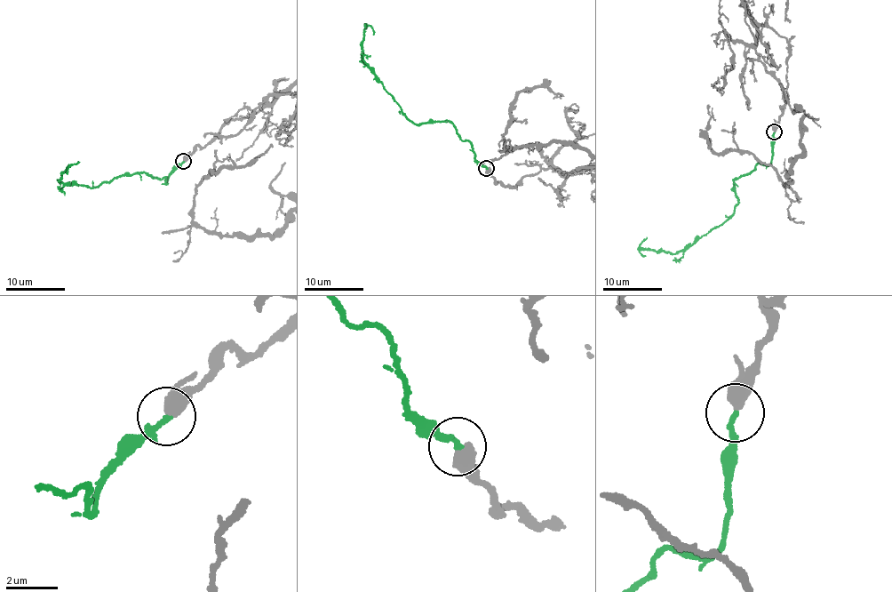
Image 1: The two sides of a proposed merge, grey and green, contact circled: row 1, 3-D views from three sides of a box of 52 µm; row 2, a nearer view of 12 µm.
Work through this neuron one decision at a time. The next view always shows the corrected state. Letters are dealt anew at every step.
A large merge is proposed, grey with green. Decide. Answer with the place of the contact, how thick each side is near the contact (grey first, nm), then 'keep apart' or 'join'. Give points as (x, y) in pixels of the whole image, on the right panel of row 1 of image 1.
(774, 132) | 550/200 nm | join

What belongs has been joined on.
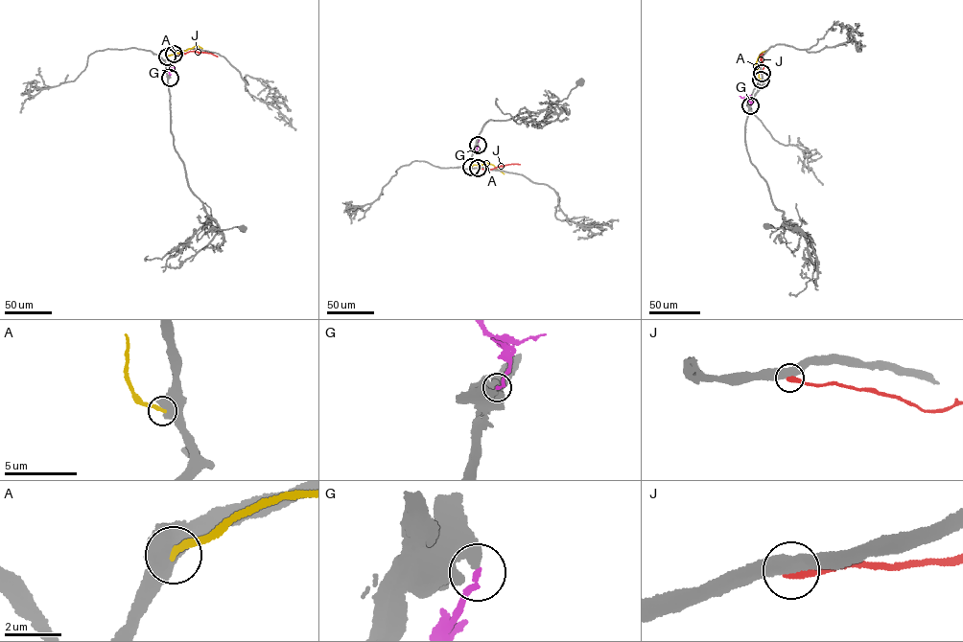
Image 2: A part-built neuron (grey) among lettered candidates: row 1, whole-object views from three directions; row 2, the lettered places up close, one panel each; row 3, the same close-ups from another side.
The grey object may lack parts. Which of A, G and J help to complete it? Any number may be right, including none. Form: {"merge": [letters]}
{"merge": []}

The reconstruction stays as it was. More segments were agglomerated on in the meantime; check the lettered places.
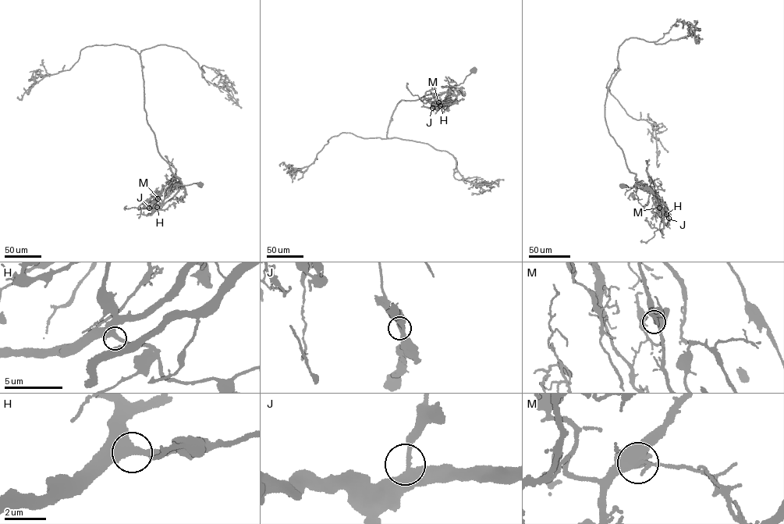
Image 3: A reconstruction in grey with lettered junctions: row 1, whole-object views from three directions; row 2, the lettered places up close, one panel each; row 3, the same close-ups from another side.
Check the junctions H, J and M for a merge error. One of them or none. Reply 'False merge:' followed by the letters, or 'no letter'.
False merge: M

